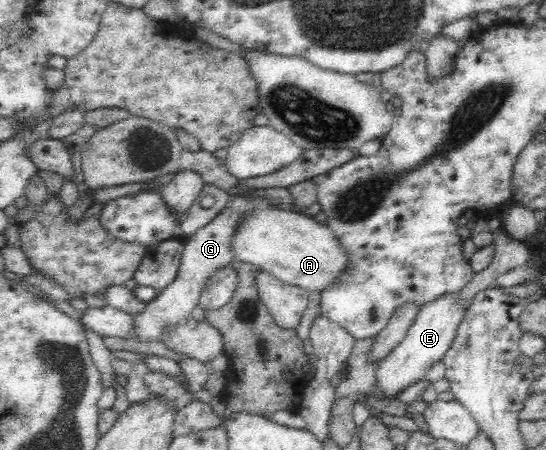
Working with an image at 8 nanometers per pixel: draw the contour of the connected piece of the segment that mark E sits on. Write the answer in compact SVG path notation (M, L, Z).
M460 290L448 292L423 304L406 337L375 367L374 382L381 388L383 398L392 398L406 386L422 380L432 364L442 359L450 350L470 302L470 300L461 300L458 296L459 292Z

